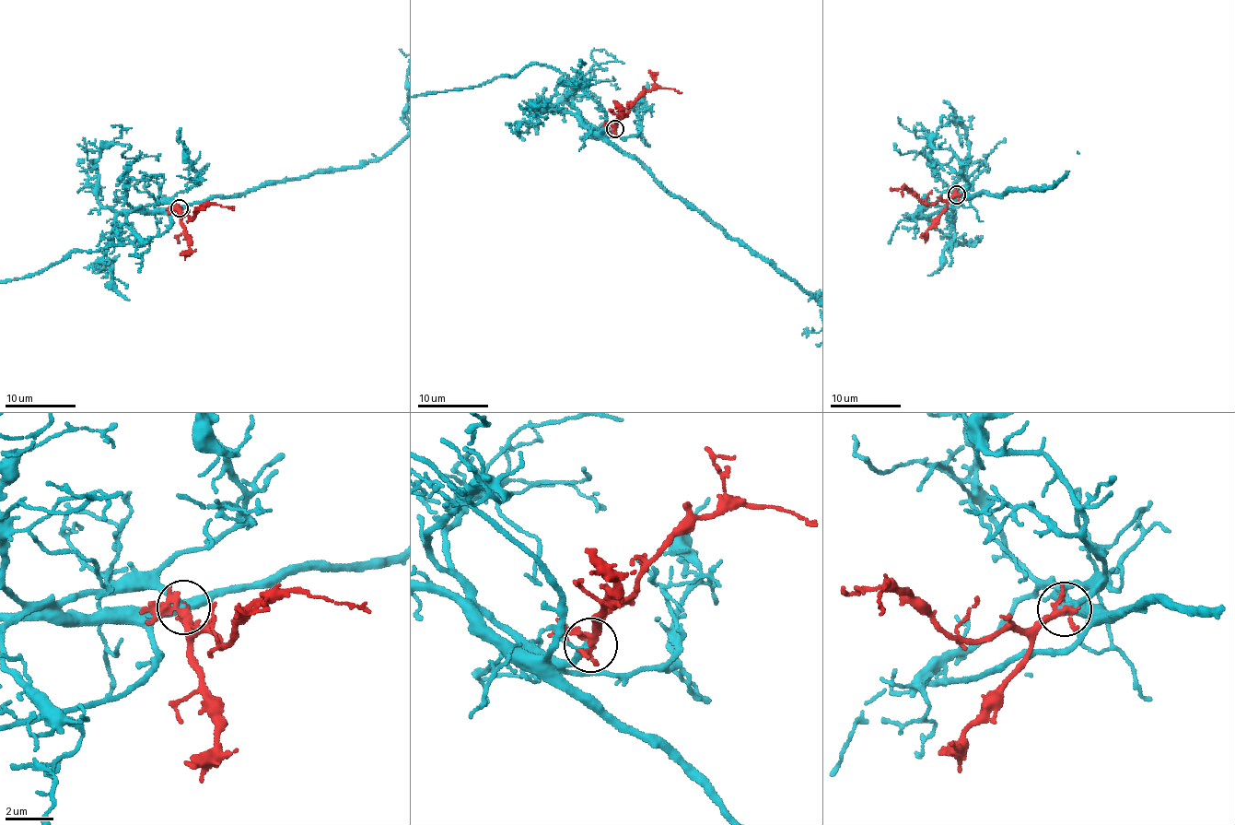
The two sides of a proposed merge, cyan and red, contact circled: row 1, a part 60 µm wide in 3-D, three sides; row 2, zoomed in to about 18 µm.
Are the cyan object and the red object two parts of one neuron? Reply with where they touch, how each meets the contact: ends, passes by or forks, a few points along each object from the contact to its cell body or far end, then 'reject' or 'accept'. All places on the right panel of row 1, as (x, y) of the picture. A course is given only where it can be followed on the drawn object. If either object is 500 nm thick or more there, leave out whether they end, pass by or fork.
(957, 194) | cyan passes by | red forks | red via (956, 194), (948, 200), (925, 203), (910, 190), (902, 189), (902, 196) | accept

